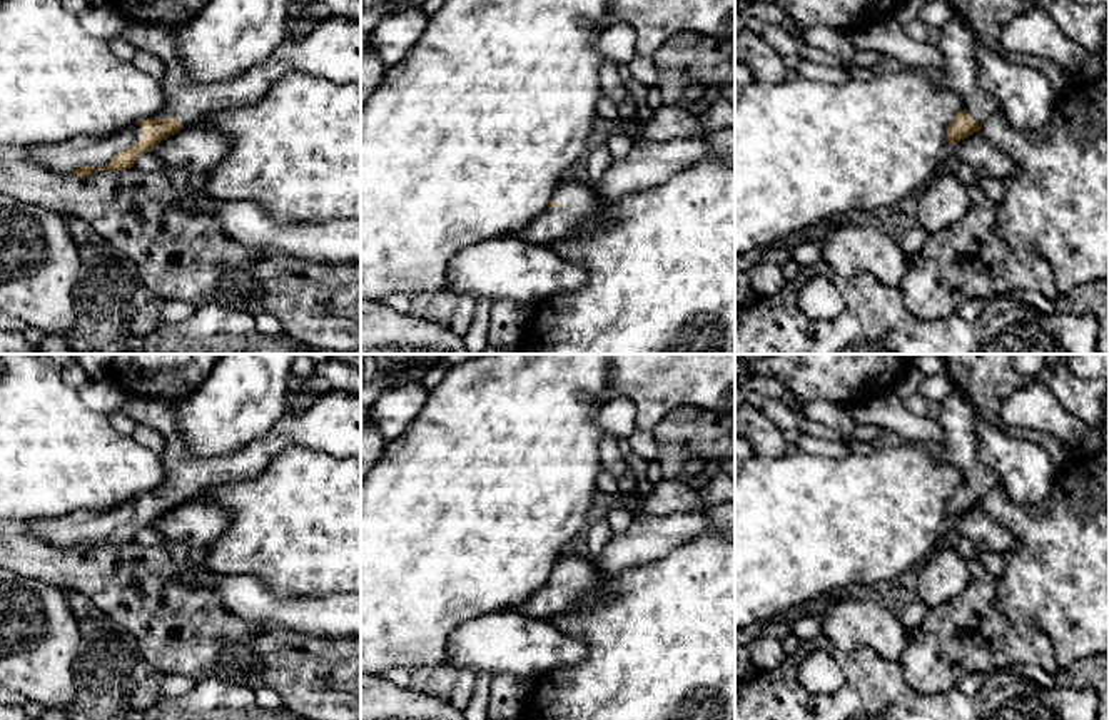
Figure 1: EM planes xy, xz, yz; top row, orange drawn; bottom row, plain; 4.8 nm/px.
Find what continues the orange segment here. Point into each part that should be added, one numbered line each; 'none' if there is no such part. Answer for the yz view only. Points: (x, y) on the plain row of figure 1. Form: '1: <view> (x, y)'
1: yz (957, 416)

